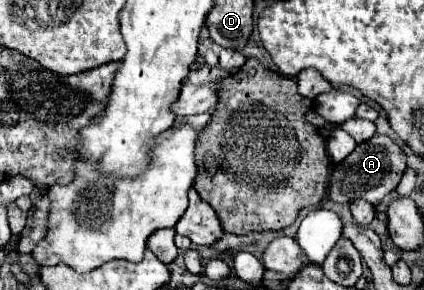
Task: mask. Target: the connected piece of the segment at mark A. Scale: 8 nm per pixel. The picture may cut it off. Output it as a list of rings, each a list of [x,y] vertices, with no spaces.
[[[376,134],[374,138],[358,144],[356,150],[342,164],[334,166],[334,170],[330,174],[328,196],[334,202],[342,202],[342,188],[346,188],[346,200],[348,202],[364,198],[370,204],[378,204],[386,194],[390,194],[398,186],[404,168],[406,168],[404,150],[392,138]]]

